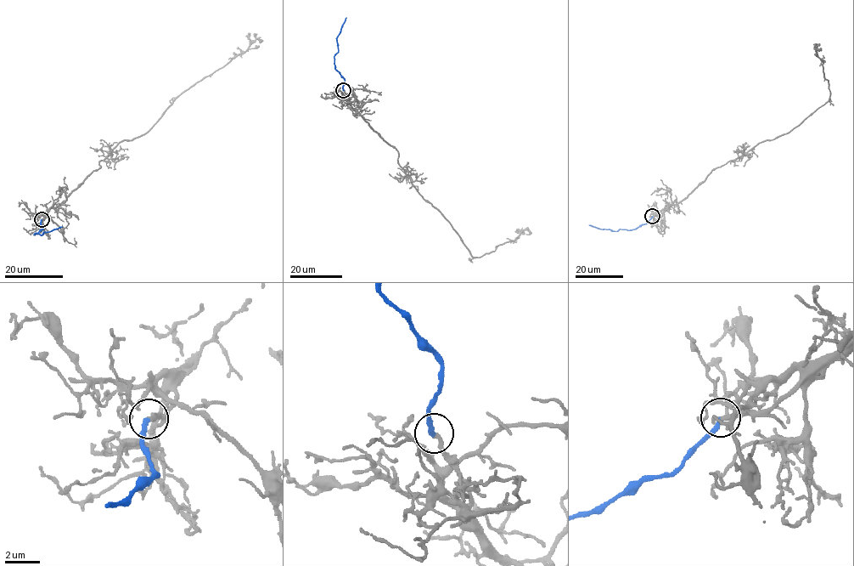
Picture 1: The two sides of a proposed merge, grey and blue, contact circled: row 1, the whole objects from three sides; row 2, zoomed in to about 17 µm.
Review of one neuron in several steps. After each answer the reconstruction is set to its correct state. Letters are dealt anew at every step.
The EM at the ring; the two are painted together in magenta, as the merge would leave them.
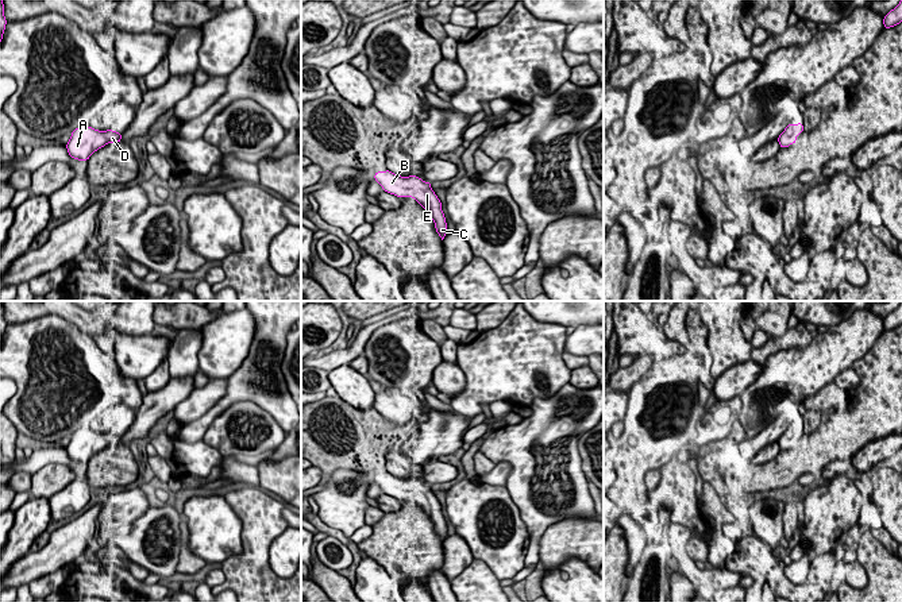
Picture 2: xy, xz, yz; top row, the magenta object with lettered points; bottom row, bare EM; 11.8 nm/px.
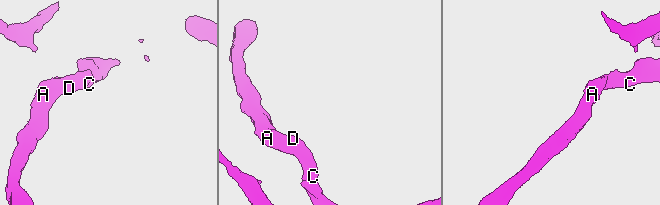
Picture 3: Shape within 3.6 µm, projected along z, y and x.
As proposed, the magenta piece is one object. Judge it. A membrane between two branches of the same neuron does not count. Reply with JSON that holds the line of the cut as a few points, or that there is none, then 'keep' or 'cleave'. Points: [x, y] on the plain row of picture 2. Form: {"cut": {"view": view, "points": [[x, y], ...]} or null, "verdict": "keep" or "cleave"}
{"cut": null, "verdict": "keep"}

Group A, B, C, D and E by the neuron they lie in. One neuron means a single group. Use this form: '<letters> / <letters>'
A B C D E

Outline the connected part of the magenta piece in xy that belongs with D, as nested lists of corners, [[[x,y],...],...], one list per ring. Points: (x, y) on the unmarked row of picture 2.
[[[77,429],[66,447],[70,460],[88,463],[89,459],[104,449],[107,445],[117,445],[122,443],[122,436],[107,432],[99,433],[93,429]]]

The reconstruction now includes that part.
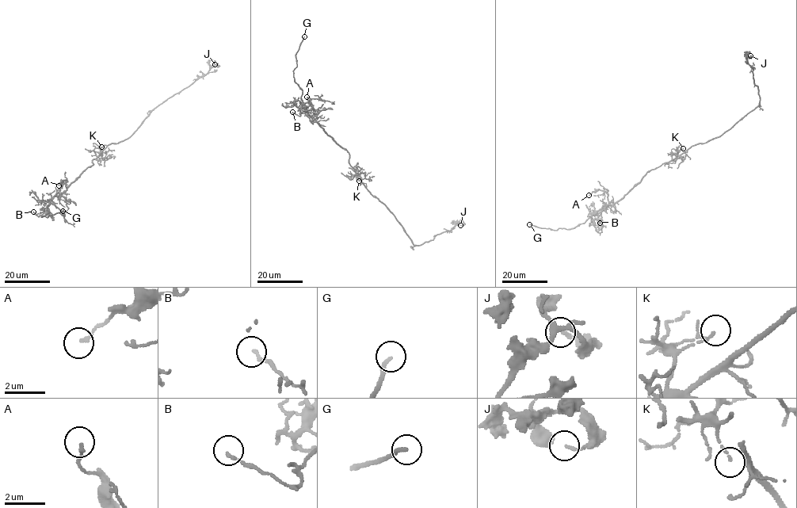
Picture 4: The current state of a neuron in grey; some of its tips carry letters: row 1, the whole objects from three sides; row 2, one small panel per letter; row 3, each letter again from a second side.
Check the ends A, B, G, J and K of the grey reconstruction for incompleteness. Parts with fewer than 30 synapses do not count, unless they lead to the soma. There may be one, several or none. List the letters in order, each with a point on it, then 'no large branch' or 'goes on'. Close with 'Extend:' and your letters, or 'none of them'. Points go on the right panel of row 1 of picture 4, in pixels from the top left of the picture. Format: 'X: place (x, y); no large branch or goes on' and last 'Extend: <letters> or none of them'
A: place (589, 195); no large branch
B: place (600, 223); no large branch
G: place (529, 224); goes on
J: place (750, 55); no large branch
K: place (683, 148); no large branch
Extend: G

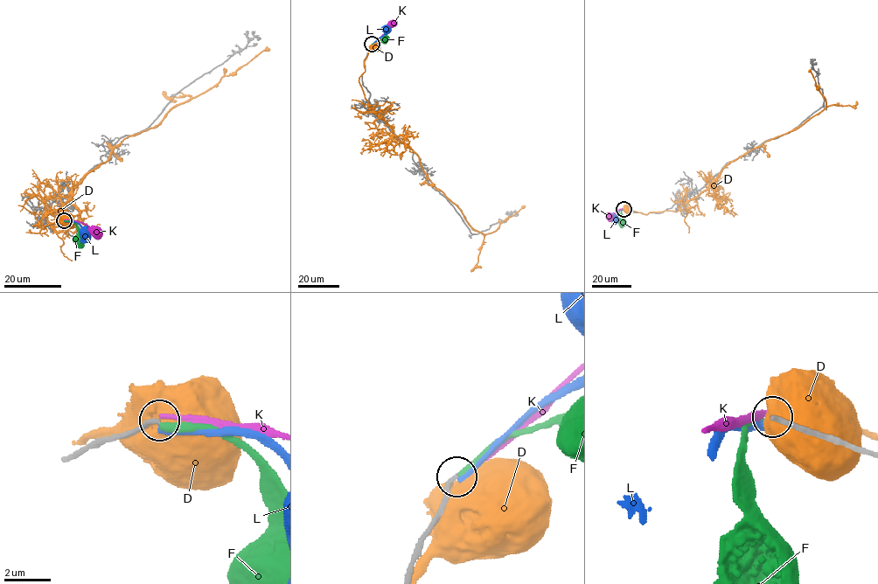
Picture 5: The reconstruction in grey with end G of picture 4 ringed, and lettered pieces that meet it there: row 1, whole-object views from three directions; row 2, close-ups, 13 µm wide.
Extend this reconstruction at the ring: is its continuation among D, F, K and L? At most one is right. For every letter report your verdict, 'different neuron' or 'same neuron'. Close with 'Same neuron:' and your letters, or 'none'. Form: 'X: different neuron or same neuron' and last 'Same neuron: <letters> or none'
D: different neuron
F: different neuron
K: different neuron
L: different neuron
Same neuron: none

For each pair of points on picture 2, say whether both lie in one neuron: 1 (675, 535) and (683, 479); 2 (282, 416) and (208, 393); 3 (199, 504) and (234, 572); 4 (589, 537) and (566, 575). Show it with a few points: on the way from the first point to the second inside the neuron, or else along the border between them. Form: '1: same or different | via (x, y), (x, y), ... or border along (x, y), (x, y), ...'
1: different | border along (671, 521), (686, 525), (692, 531)
2: different | border along (227, 378), (227, 392), (197, 417)
3: different | border along (241, 529), (242, 551), (230, 555), (222, 563)
4: different | border along (589, 566), (569, 558), (546, 570)

